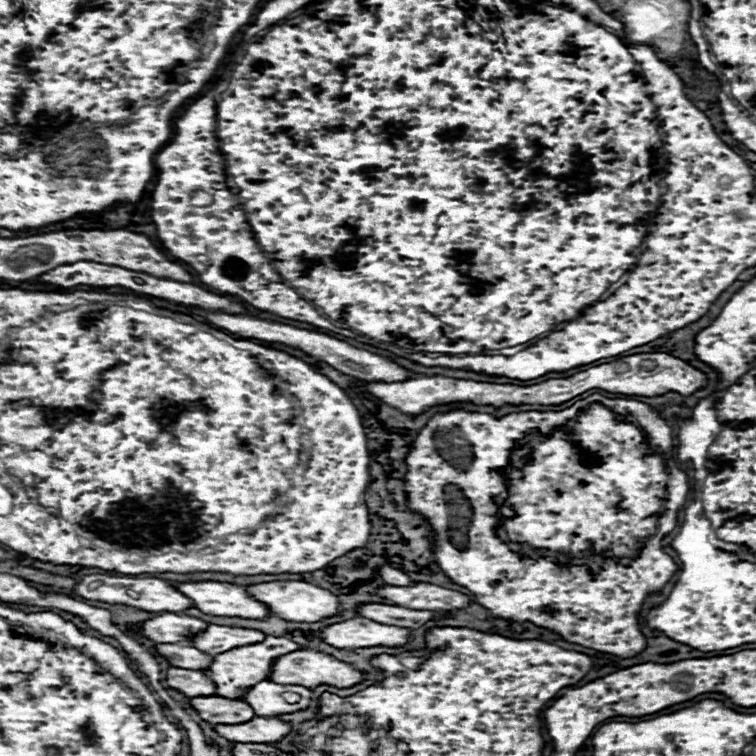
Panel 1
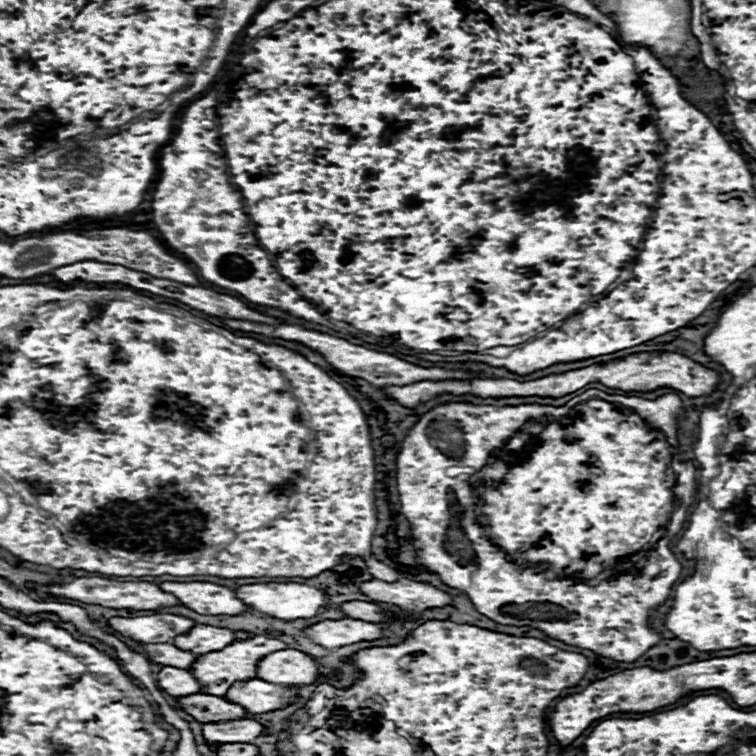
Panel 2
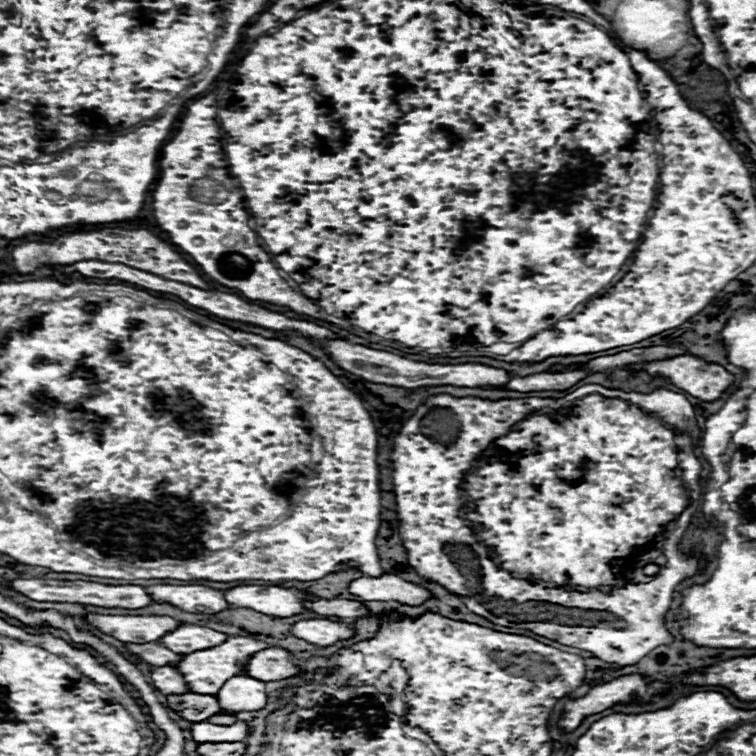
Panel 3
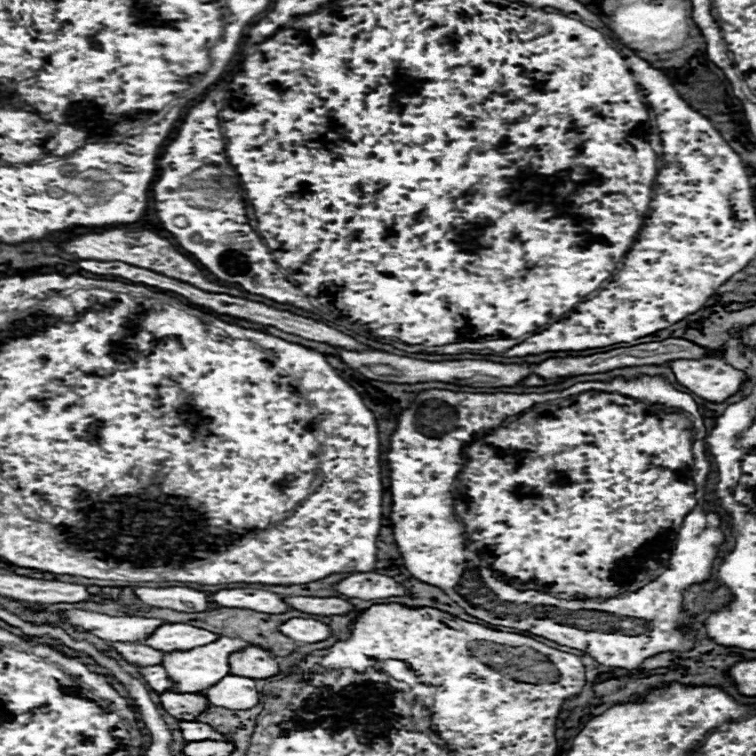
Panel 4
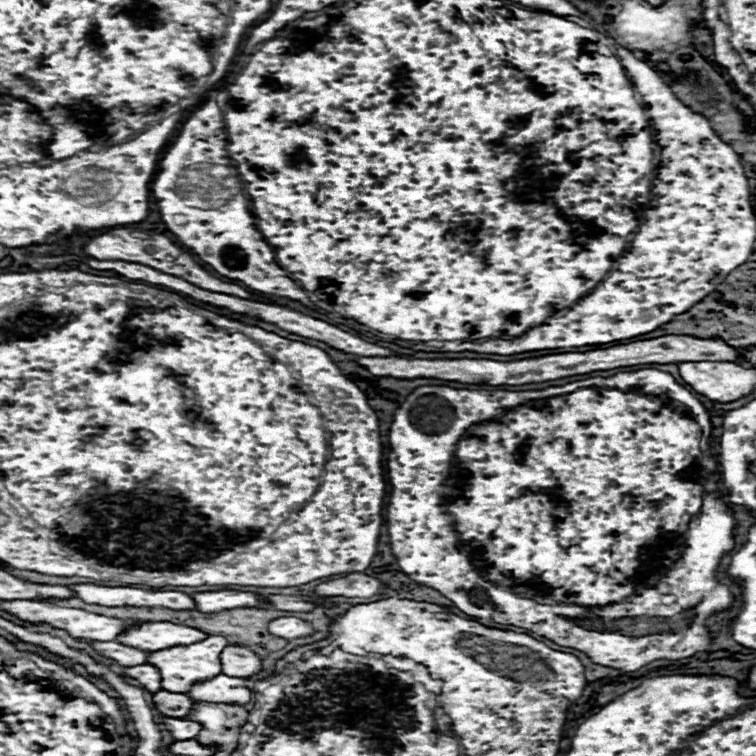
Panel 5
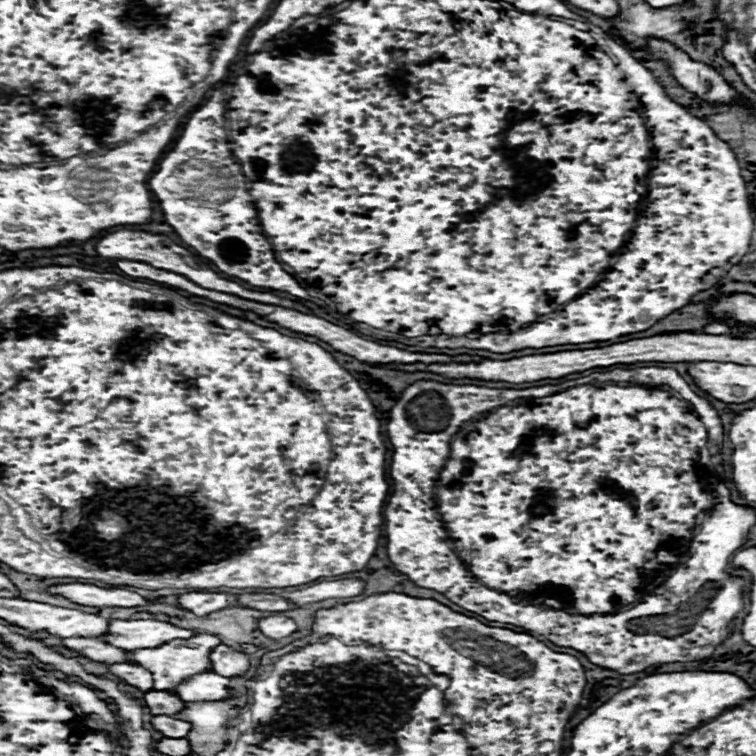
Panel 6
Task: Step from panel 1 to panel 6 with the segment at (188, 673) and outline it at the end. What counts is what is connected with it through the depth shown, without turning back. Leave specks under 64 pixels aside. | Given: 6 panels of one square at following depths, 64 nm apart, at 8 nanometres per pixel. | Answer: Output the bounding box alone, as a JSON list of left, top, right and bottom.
[112,664,154,692]

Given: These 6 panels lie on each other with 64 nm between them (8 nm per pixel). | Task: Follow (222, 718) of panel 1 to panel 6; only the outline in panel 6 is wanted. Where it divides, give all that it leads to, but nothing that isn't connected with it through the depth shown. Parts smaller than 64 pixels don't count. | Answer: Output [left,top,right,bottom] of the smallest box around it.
[144,690,184,716]

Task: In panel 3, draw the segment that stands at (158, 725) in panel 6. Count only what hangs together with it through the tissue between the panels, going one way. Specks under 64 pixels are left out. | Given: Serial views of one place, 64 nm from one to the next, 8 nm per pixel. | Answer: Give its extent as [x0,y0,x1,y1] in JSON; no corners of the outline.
[192,722,250,742]

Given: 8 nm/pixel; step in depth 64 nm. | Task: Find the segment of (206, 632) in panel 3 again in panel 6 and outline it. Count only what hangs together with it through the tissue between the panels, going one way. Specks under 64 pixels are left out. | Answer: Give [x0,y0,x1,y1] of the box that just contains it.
[100,620,196,650]

